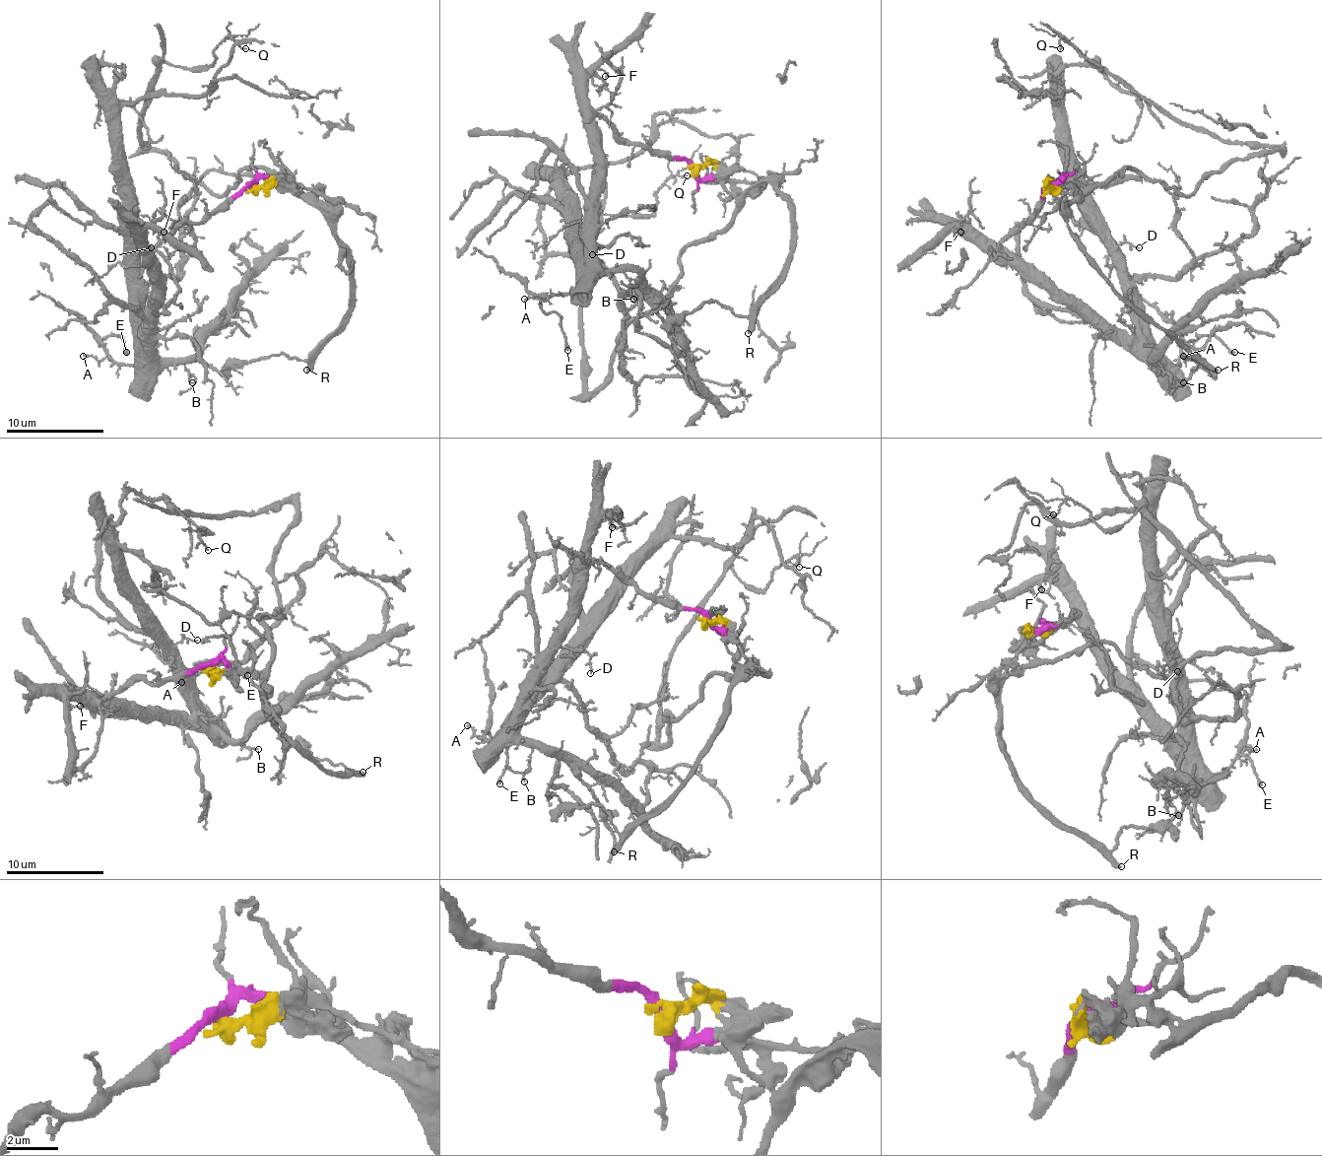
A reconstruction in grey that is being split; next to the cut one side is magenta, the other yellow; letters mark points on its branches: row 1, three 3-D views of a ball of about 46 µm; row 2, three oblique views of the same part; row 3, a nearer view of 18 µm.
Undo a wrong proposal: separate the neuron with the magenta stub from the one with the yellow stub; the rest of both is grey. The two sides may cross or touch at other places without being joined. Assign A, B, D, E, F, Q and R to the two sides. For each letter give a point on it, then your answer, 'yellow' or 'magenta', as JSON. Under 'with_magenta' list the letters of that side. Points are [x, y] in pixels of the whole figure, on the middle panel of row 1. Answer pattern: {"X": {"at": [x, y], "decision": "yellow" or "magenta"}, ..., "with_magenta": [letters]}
{"A": {"at": [524, 299], "decision": "magenta"}, "B": {"at": [633, 299], "decision": "magenta"}, "D": {"at": [592, 254], "decision": "magenta"}, "E": {"at": [567, 350], "decision": "magenta"}, "F": {"at": [605, 76], "decision": "magenta"}, "Q": {"at": [687, 175], "decision": "yellow"}, "R": {"at": [748, 333], "decision": "yellow"}, "with_magenta": ["A", "B", "D", "E", "F"]}

